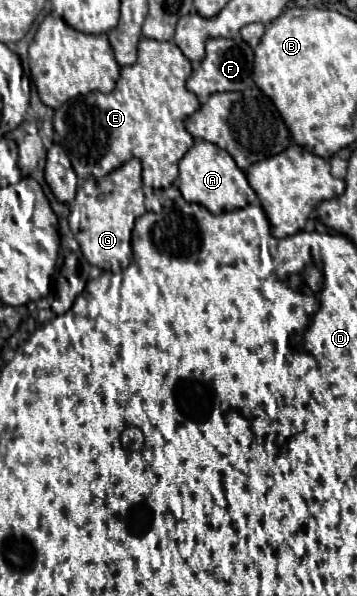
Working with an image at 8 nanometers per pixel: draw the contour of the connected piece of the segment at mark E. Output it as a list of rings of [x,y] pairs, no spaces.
[[[141,38],[137,62],[121,68],[121,78],[111,94],[89,92],[77,96],[55,110],[53,128],[61,138],[61,146],[67,150],[71,162],[81,168],[79,176],[105,176],[119,168],[131,156],[139,158],[143,164],[143,182],[151,188],[169,188],[177,178],[177,162],[193,146],[191,134],[185,130],[185,118],[193,114],[201,104],[195,94],[185,88],[191,74],[191,62],[183,56],[175,42],[159,42],[151,38]]]

